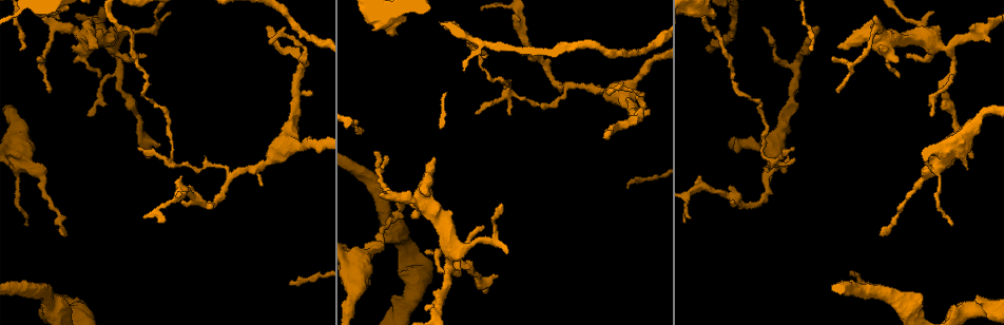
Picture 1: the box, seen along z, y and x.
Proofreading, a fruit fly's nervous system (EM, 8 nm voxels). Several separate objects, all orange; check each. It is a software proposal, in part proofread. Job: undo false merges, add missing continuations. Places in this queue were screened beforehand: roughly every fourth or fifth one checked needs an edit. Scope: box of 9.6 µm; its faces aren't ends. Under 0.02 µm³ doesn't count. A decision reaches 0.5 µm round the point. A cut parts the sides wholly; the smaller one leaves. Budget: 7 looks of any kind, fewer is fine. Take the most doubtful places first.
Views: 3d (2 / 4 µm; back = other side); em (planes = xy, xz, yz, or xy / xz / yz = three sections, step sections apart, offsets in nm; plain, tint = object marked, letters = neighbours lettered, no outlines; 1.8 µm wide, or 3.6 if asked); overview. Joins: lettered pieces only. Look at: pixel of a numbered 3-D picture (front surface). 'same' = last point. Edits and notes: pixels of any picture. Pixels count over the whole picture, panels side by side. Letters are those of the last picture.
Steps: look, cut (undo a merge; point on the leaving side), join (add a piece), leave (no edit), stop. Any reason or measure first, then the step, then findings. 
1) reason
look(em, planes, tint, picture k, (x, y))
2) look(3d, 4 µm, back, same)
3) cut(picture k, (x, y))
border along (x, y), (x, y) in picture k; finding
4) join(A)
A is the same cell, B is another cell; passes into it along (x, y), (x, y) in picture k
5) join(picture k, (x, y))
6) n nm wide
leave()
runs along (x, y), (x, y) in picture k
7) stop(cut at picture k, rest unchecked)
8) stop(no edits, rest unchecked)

end of a long branch
look(em, 3.6 µm, yz, step 4, letters, picture 1, (972, 158))

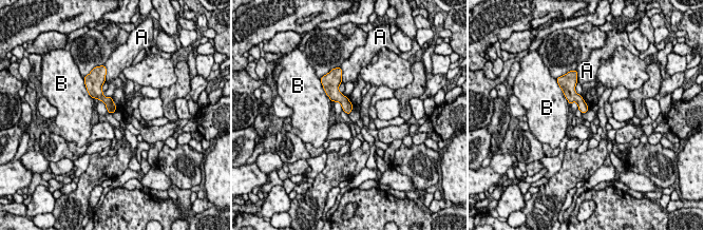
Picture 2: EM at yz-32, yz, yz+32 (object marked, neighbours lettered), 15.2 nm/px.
cut it another way
look(em, 3.6 µm, planes, letters, same)

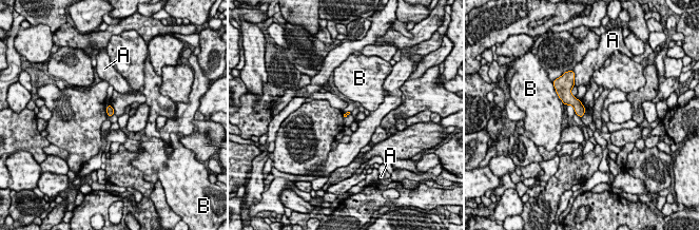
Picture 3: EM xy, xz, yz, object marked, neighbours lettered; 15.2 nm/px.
leave()
A and B are other cells; border along (556, 91), (564, 103) in picture 3; no lettered piece goes on from it

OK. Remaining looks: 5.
branch stops here
look(em, yz, step 16, letters, picture 1, (269, 27))

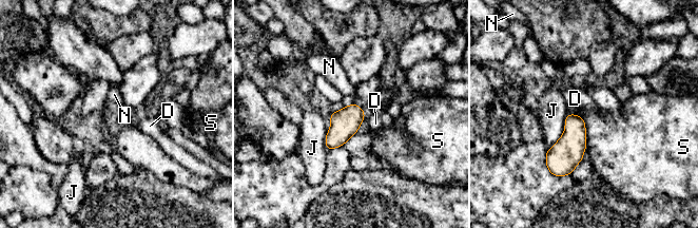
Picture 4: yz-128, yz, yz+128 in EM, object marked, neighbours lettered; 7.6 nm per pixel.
cut it another way
look(em, planes, letters, same)

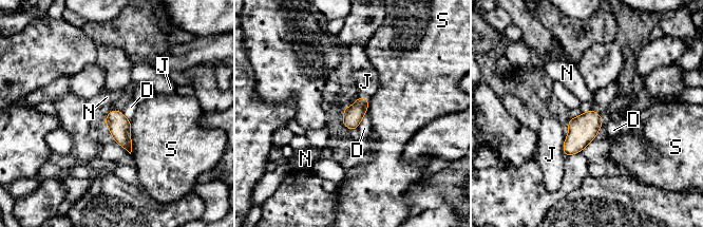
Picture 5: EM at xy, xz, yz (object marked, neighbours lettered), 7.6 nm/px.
leave()
D, J, N and S are other cells; border along (366, 111), (360, 124), (353, 131) in picture 5; no lettered piece goes on from it

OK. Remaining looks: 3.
look(em, 3.6 µm, planes, letters, picture 1, (397, 35))

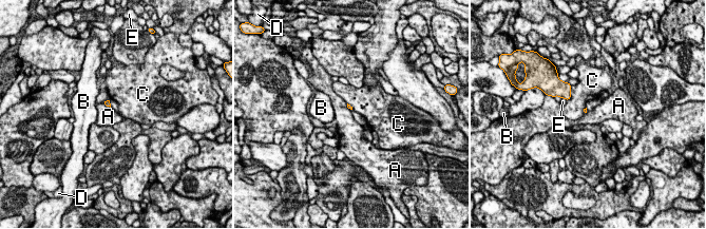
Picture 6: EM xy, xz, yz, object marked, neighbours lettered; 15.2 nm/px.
leave()
A, B, C, D and E are other cells; border along (102, 103), (110, 108) in picture 6; none of them fits

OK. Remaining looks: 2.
stop(no edits, rest unchecked)

